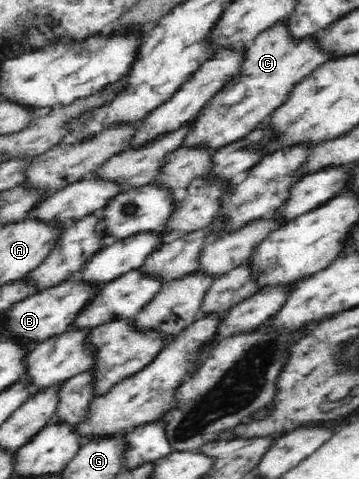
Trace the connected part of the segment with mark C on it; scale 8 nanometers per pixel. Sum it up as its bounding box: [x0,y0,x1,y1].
[180,21,329,152]

